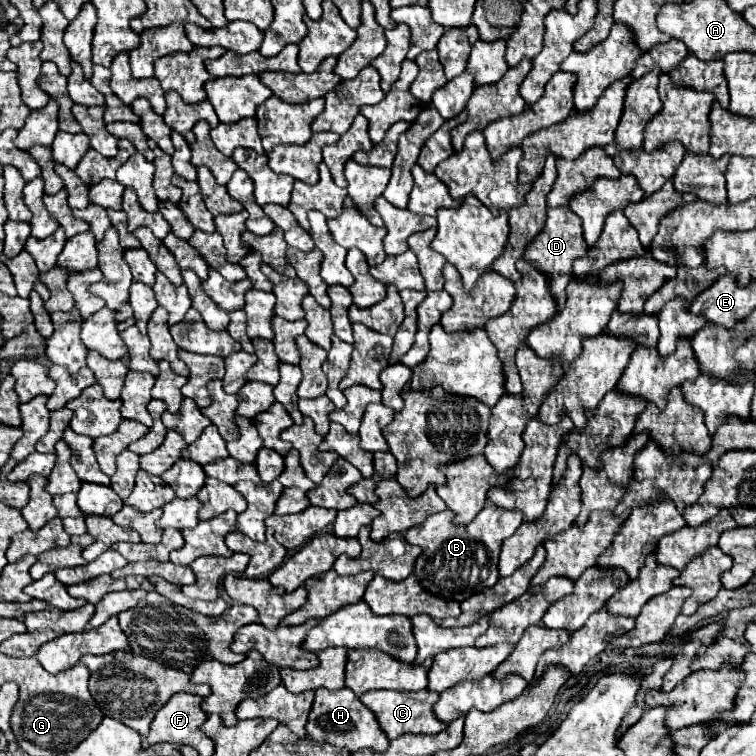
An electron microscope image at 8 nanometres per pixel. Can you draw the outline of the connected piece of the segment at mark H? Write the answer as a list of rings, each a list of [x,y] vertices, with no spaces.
[[[326,688],[316,690],[314,706],[308,718],[306,732],[316,742],[328,742],[338,748],[348,748],[350,752],[356,752],[360,748],[372,748],[372,750],[386,750],[390,740],[382,732],[378,720],[374,718],[374,712],[370,712],[358,696],[354,696],[352,690],[344,688],[338,692],[330,692]]]

